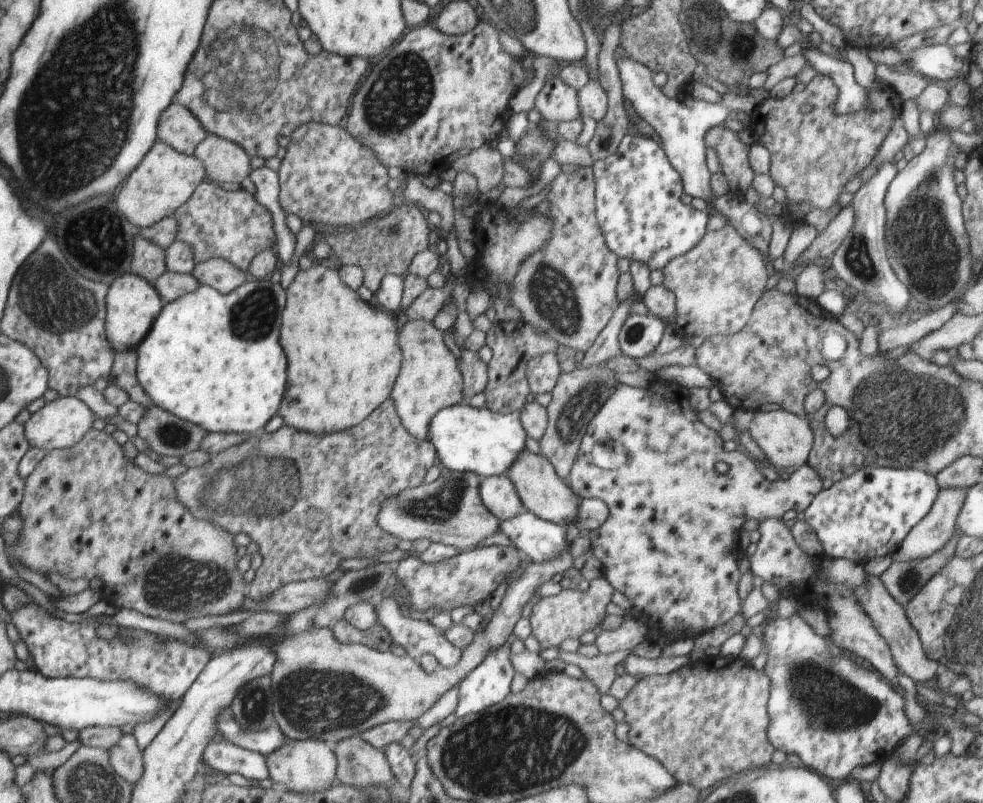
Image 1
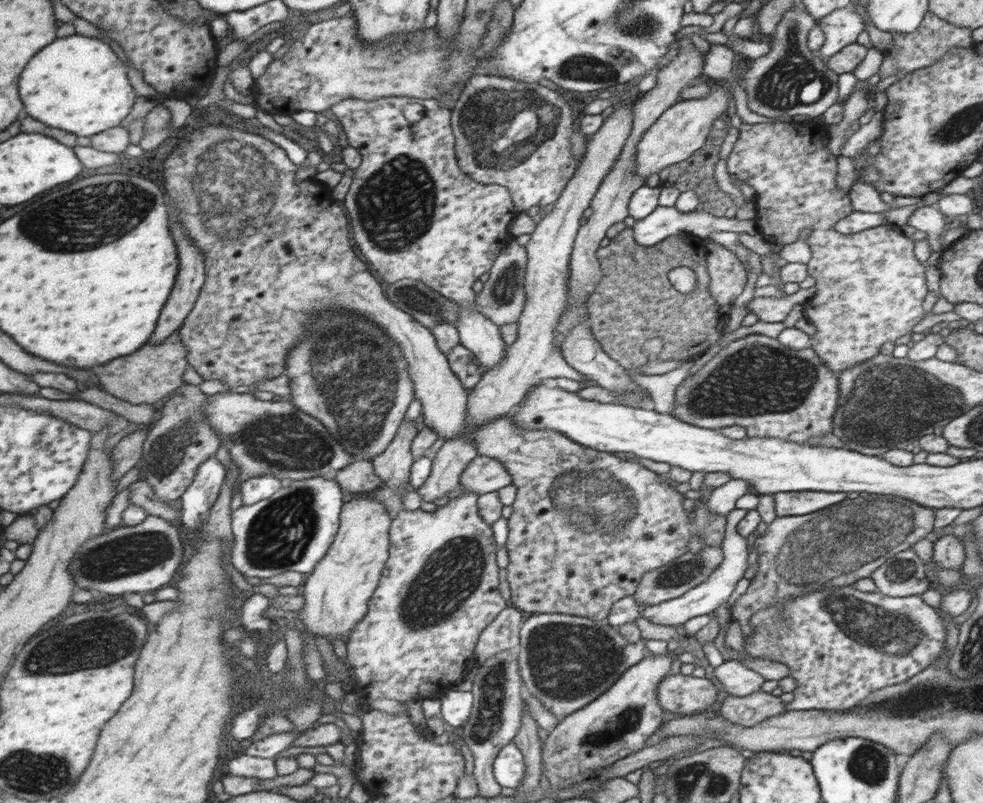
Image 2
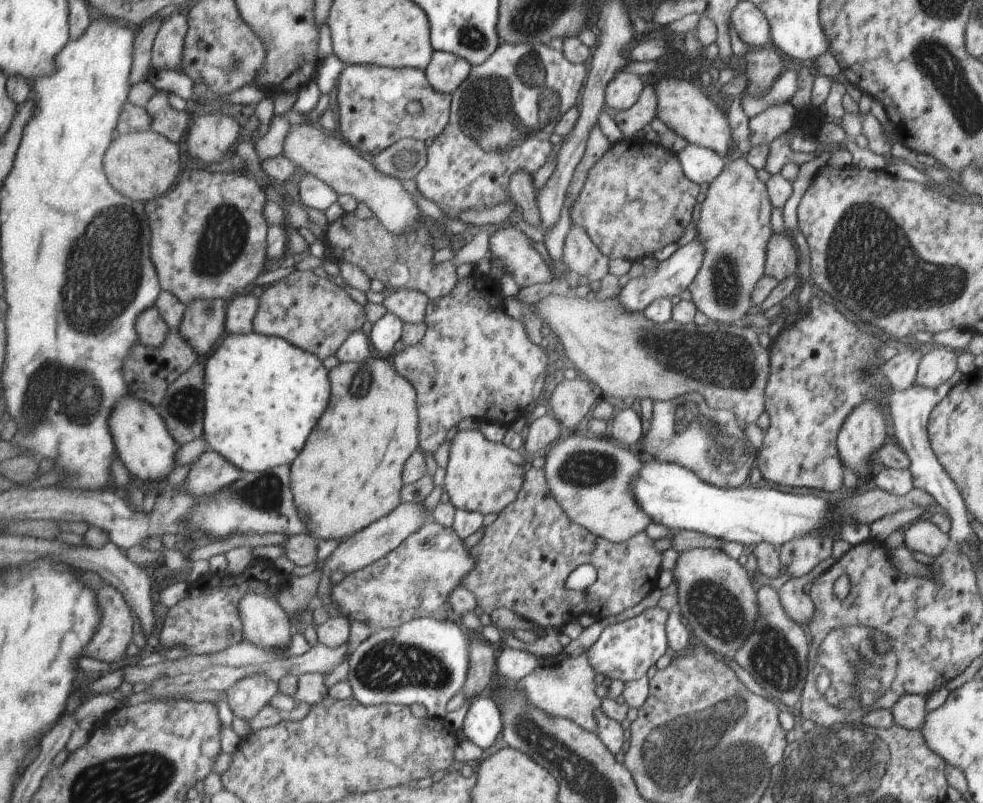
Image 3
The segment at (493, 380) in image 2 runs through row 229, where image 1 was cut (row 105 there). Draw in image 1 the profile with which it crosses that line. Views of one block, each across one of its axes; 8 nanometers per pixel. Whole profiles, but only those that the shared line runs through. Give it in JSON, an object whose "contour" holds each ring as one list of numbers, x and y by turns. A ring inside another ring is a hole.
{"contour":[[559,77,546,79,533,102,533,110,539,112,540,118,550,122,569,122,579,115,577,91,567,86]]}

